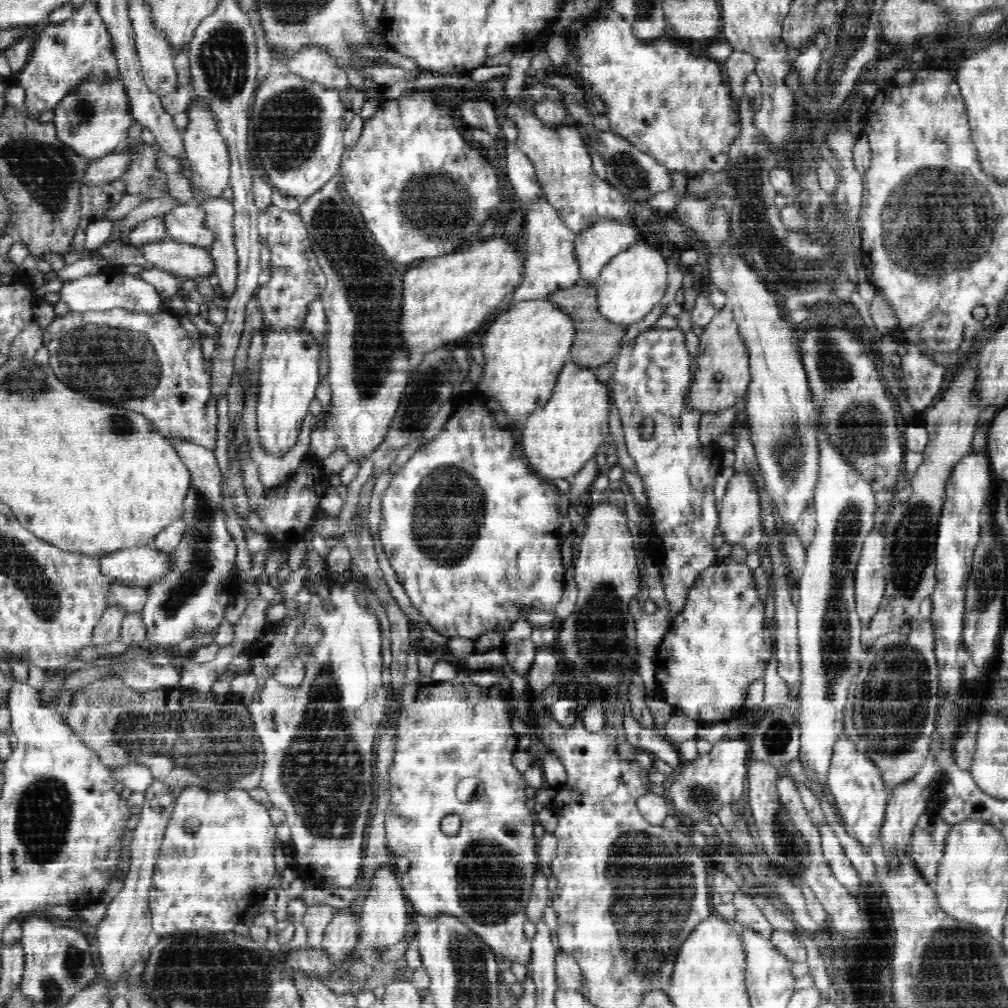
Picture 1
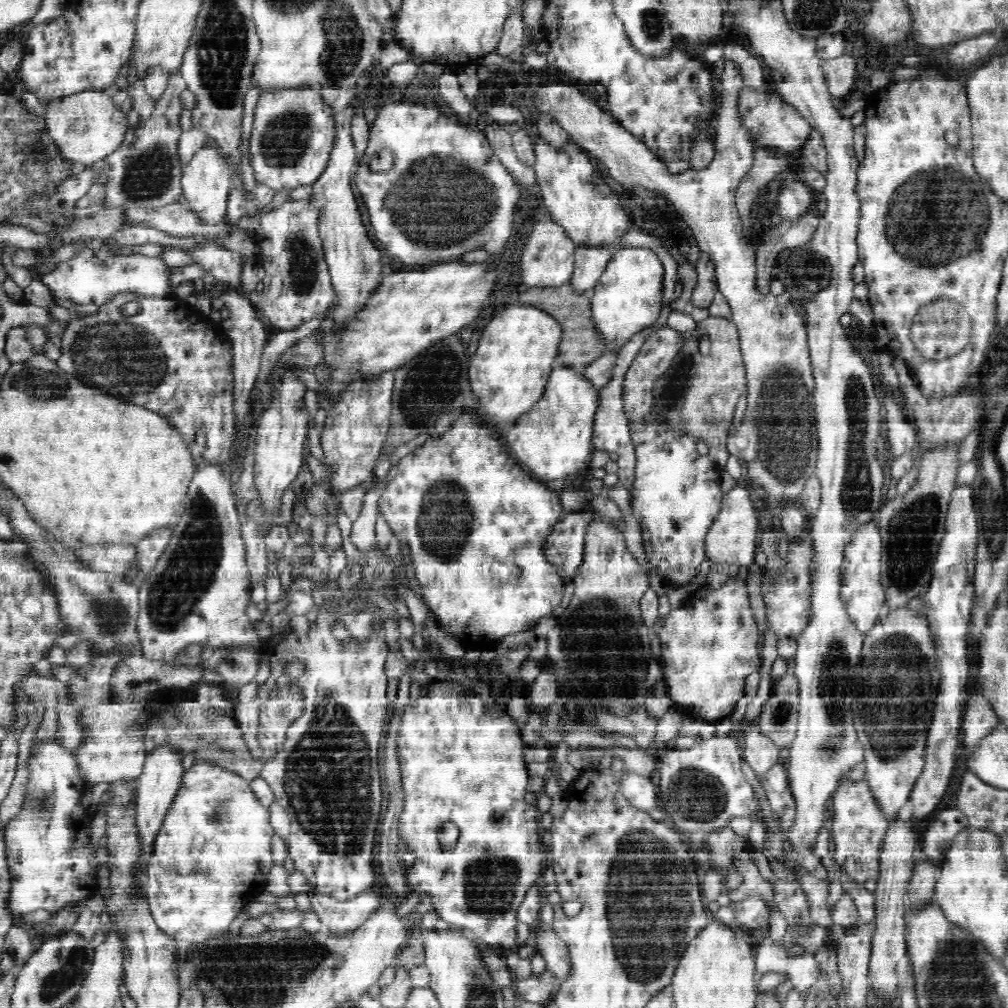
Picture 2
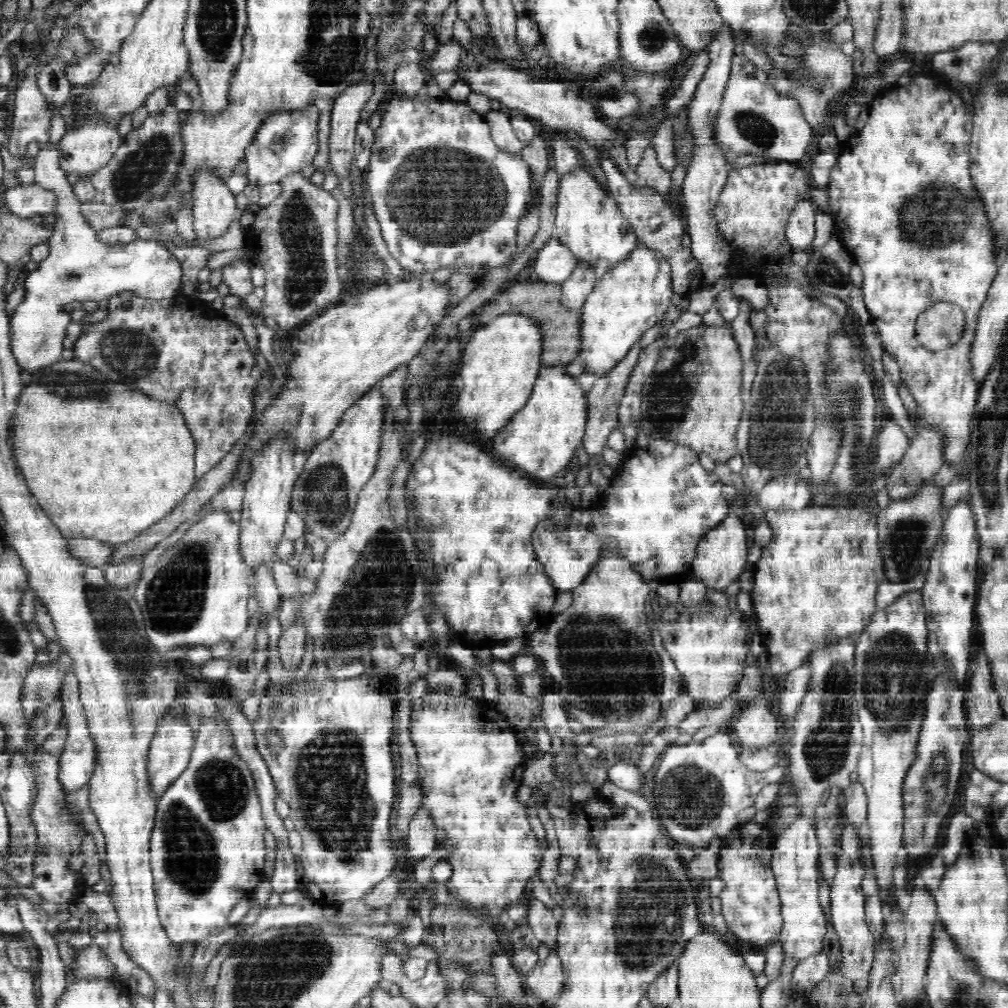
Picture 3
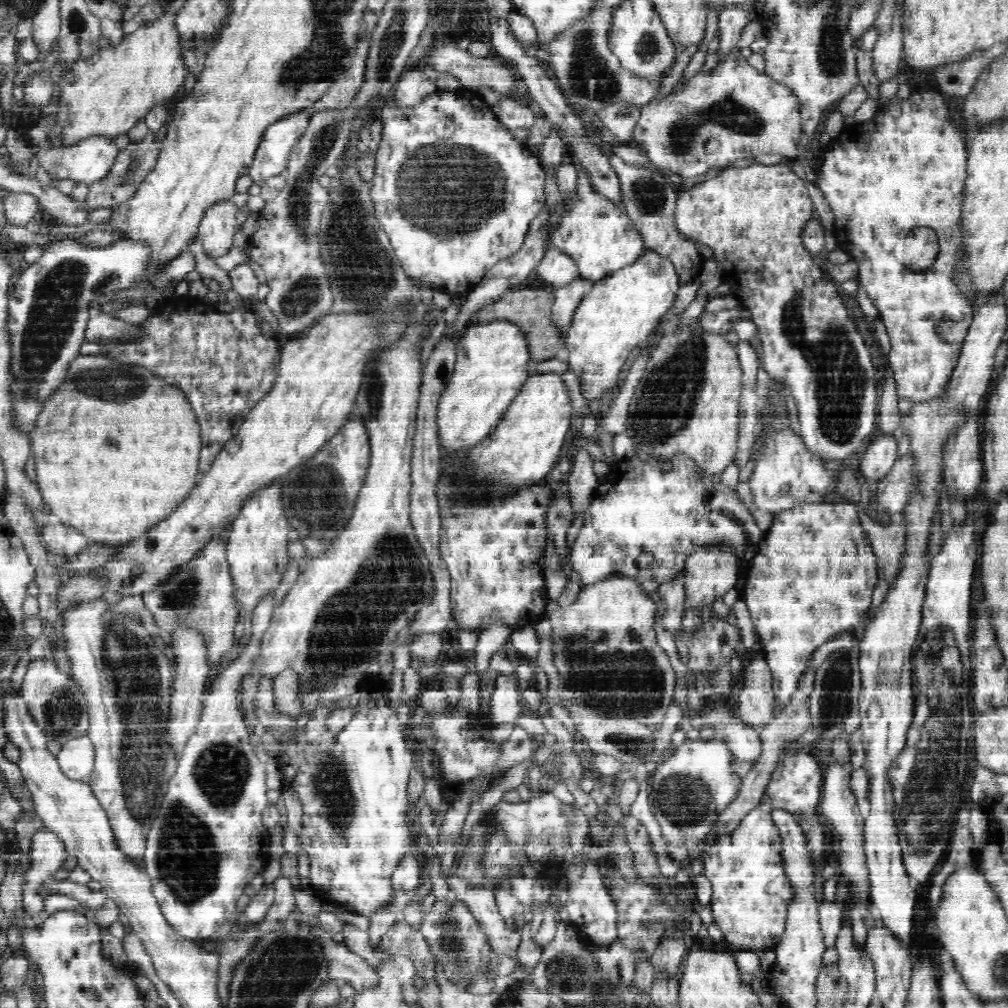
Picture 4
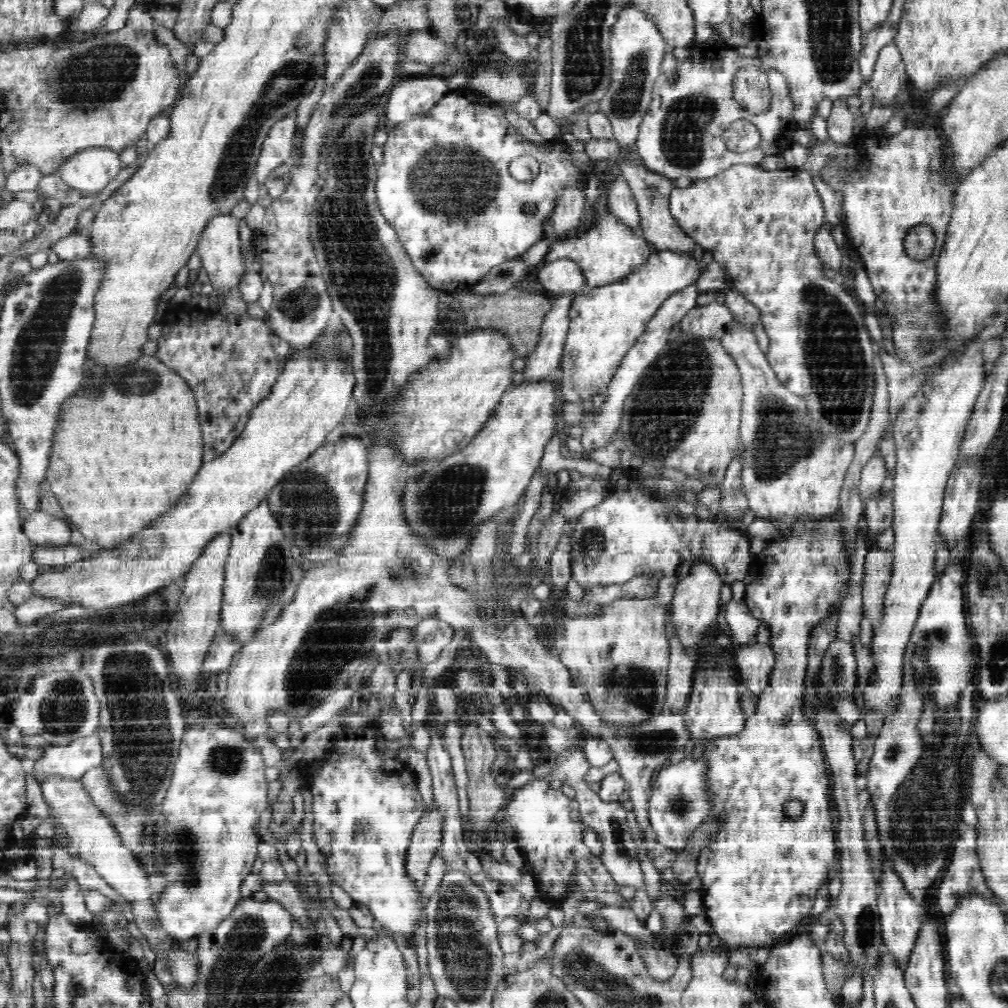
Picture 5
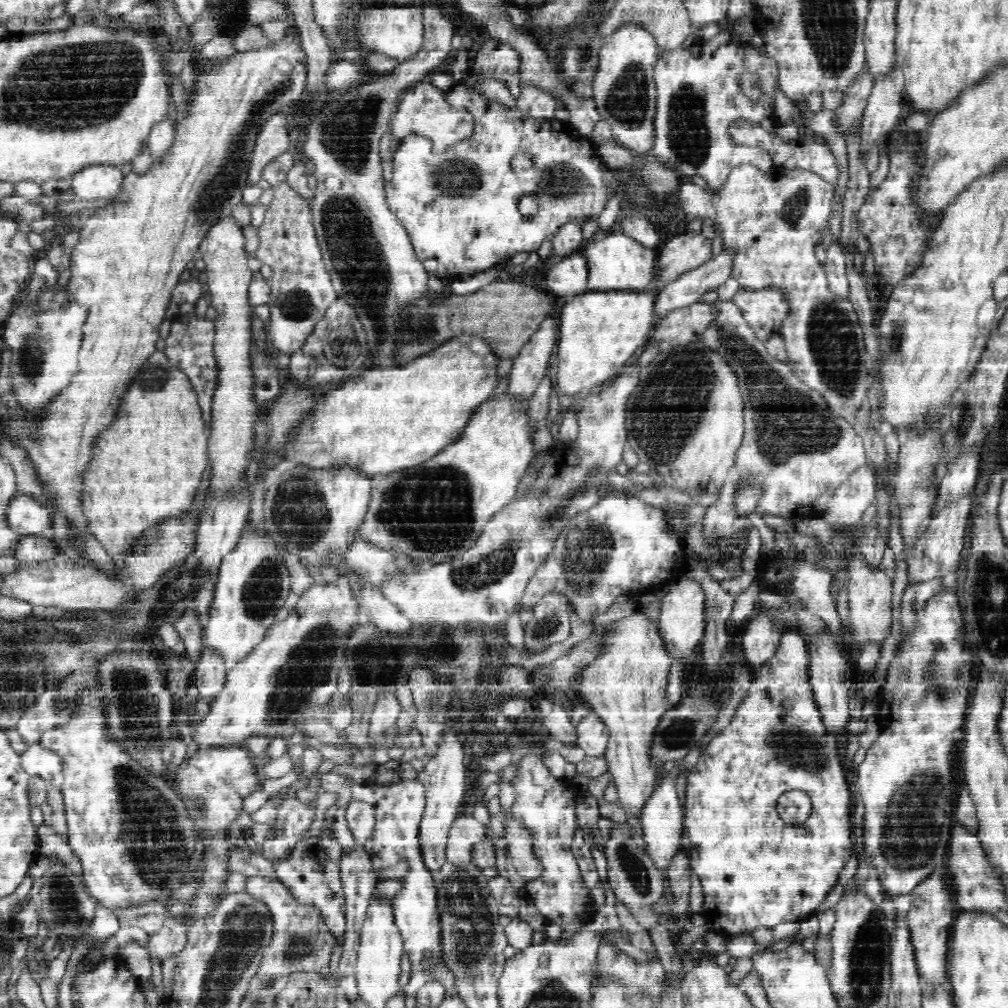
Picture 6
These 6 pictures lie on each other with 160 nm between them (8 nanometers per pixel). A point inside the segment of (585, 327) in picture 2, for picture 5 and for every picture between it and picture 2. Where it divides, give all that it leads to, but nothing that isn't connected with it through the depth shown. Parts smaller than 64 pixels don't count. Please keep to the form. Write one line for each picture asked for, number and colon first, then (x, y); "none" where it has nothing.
3: (540, 302)
4: (530, 310)
5: (518, 314)

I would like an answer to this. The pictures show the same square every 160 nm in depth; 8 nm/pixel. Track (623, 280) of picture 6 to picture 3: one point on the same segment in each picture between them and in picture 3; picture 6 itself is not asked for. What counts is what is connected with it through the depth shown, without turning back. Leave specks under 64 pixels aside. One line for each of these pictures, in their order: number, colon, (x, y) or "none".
3: (588, 222)
4: (595, 232)
5: (608, 252)

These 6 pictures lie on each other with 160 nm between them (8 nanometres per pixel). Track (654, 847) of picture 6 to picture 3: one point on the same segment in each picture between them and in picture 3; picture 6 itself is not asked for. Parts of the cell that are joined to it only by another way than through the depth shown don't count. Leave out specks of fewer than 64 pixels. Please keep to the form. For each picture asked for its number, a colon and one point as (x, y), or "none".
3: (700, 787)
4: (695, 783)
5: (678, 805)

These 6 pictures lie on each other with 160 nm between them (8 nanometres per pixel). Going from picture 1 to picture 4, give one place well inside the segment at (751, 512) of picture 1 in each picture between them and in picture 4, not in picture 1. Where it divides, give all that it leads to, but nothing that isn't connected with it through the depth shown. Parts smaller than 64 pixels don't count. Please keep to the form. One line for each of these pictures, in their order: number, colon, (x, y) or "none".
2: (733, 537)
3: (721, 555)
4: (710, 571)

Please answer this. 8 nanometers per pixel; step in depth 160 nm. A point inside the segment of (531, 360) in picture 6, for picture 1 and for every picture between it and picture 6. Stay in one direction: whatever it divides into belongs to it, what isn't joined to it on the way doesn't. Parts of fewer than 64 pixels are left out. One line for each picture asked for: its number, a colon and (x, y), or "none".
1: (594, 247)
2: (590, 263)
3: (580, 284)
4: (567, 298)
5: (541, 364)

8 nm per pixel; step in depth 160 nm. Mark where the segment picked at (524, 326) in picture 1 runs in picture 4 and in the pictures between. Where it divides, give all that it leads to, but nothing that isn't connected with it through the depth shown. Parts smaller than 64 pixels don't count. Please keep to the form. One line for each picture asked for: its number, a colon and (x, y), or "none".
2: (516, 352)
3: (500, 363)
4: (492, 359)

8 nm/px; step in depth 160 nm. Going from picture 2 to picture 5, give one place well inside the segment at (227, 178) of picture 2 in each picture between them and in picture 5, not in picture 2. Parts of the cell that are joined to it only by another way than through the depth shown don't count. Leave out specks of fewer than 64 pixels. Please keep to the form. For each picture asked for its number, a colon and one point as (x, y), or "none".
3: (215, 208)
4: (216, 231)
5: (219, 247)

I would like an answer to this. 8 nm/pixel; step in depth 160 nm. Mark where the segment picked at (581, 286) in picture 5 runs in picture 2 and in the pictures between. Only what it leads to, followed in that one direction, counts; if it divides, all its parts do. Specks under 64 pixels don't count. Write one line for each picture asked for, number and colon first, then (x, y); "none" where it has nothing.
2: (548, 257)
3: (554, 262)
4: (557, 268)

